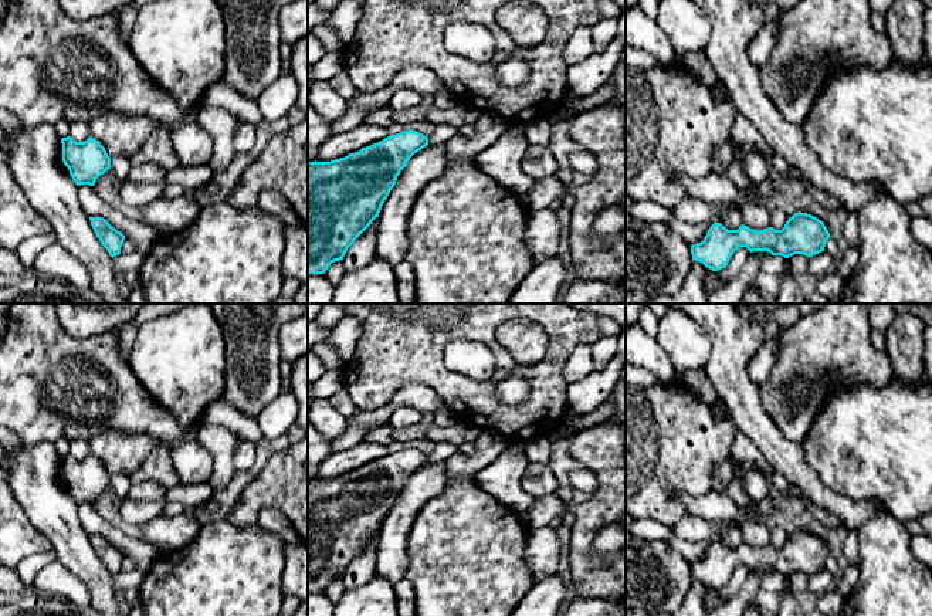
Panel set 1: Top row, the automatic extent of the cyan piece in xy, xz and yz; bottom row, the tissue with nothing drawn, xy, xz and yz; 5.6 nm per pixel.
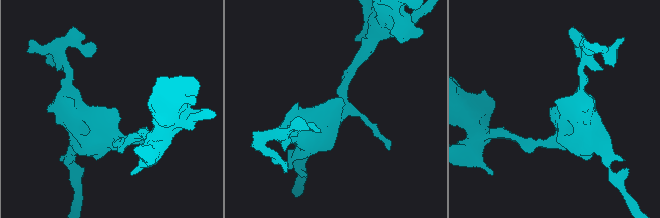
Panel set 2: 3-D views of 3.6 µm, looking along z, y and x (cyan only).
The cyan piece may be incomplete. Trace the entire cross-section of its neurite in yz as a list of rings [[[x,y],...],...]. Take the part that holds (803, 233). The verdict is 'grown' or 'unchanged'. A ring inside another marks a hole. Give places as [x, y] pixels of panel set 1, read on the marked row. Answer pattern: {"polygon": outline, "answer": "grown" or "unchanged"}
{"polygon": [[[794,213],[782,230],[767,227],[753,230],[742,224],[738,230],[728,230],[714,223],[701,243],[691,246],[692,260],[702,263],[712,271],[728,265],[739,247],[753,251],[769,251],[772,255],[789,258],[794,254],[813,257],[824,251],[830,233],[824,223],[807,213]]], "answer": "unchanged"}

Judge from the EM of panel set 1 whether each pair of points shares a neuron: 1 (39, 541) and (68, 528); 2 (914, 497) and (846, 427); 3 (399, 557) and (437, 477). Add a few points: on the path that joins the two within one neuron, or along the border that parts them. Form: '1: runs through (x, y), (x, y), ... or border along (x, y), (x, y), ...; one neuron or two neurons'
1: border along (24, 513), (51, 547); two neurons
2: runs through (900, 483), (864, 446); one neuron
3: runs through (399, 537), (399, 520), (417, 497); one neuron

